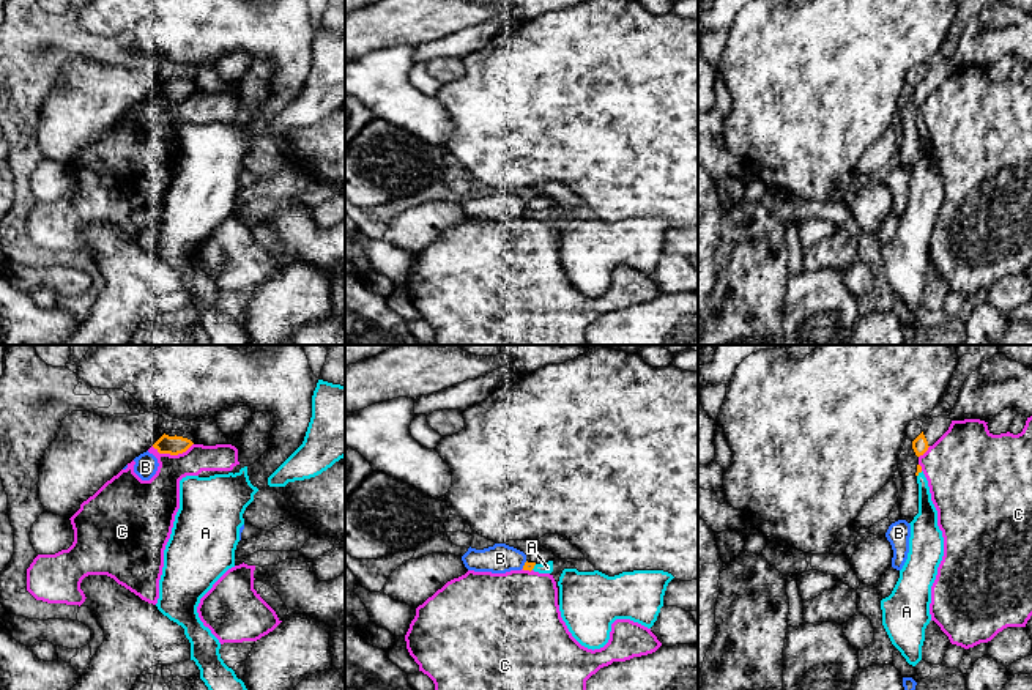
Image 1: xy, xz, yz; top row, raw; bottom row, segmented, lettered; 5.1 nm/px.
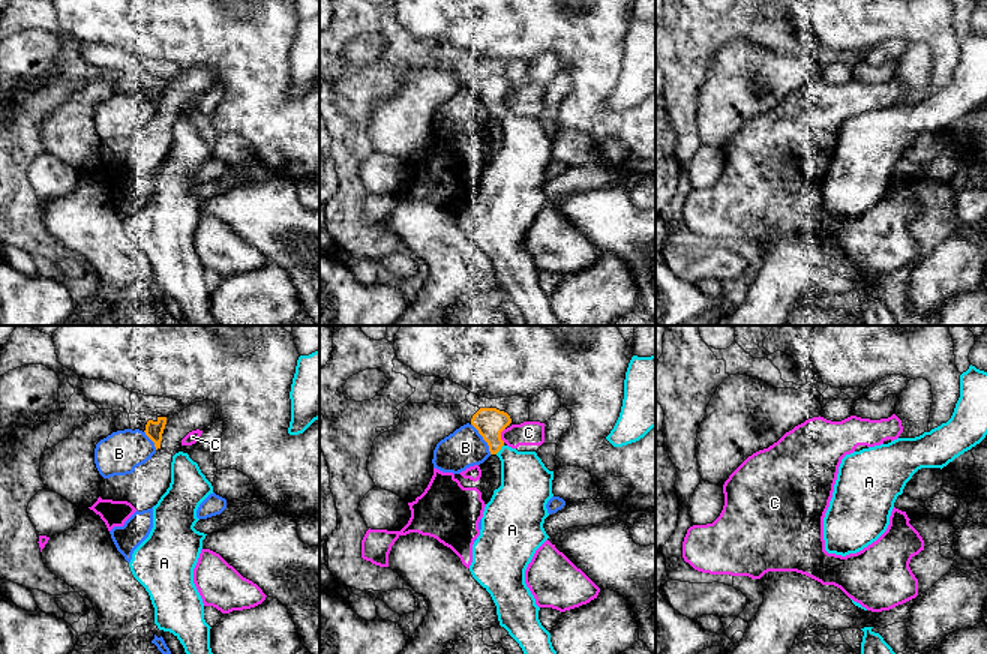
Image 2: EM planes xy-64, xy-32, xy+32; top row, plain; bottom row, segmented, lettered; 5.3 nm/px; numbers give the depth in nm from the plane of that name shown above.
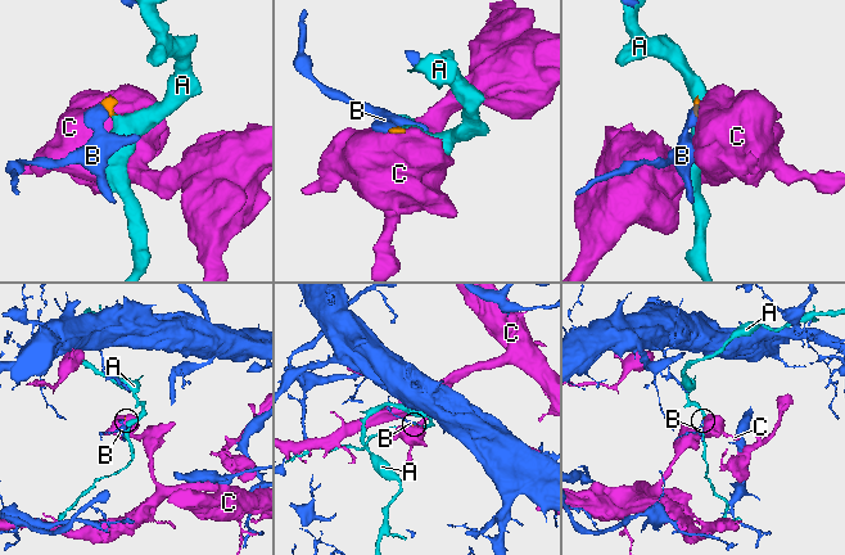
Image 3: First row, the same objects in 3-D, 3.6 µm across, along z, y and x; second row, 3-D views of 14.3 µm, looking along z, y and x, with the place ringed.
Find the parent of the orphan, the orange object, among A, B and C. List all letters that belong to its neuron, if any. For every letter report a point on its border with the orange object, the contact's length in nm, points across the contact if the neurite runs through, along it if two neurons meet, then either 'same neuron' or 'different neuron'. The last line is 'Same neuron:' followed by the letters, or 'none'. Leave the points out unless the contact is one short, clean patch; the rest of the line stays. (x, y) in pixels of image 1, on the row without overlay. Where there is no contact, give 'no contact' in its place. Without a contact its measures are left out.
A: contact yz (917, 122); length 40 nm; same neuron
B: contact xz (525, 211); length 50 nm; different neuron
C: contact xy (172, 101); length 220 nm; different neuron
Same neuron: A

